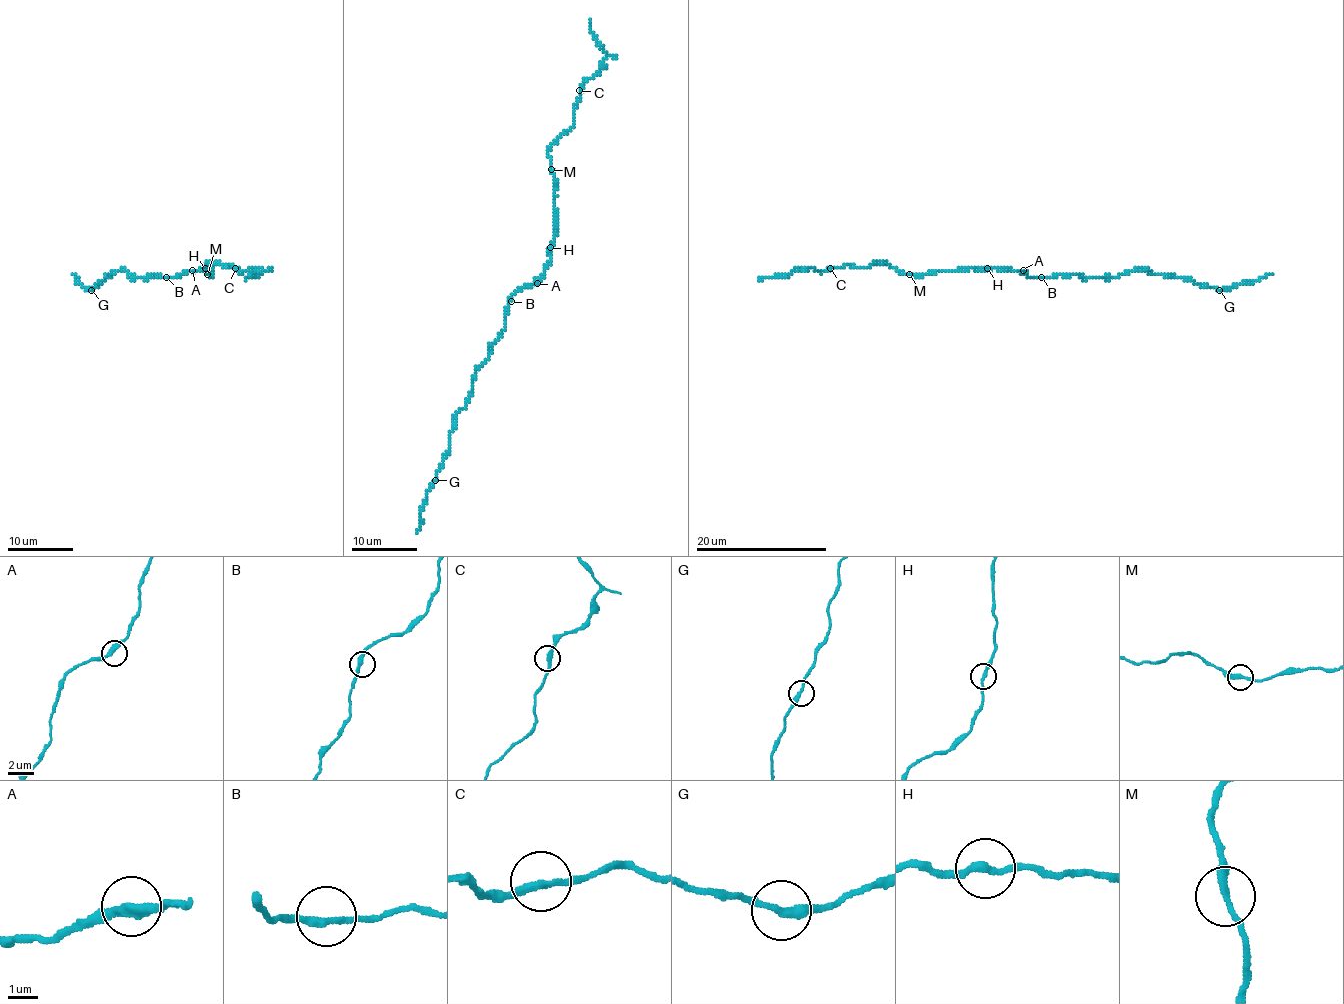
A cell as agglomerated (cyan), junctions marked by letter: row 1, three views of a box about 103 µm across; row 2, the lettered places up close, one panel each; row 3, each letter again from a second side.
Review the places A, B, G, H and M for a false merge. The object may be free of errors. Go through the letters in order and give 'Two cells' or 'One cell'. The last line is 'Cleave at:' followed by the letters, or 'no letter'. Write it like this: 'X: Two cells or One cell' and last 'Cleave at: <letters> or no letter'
A: One cell
B: One cell
G: One cell
H: One cell
M: One cell
Cleave at: no letter

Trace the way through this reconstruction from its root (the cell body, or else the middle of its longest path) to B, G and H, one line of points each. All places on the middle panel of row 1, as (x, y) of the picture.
B: (535, 282), (519, 288), (511, 301)
G: (535, 282), (512, 295), (504, 331), (476, 372), (467, 405), (455, 414), (450, 450), (435, 480)
H: (535, 282), (550, 259), (550, 247)

